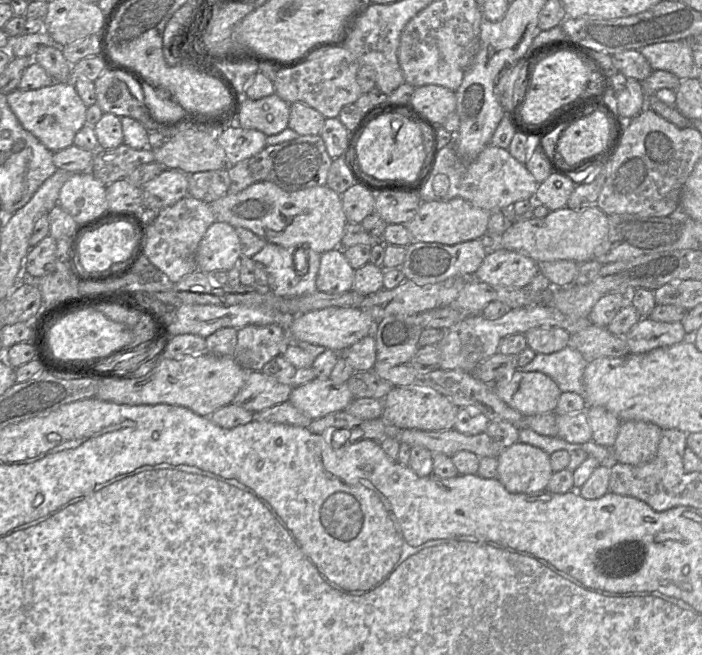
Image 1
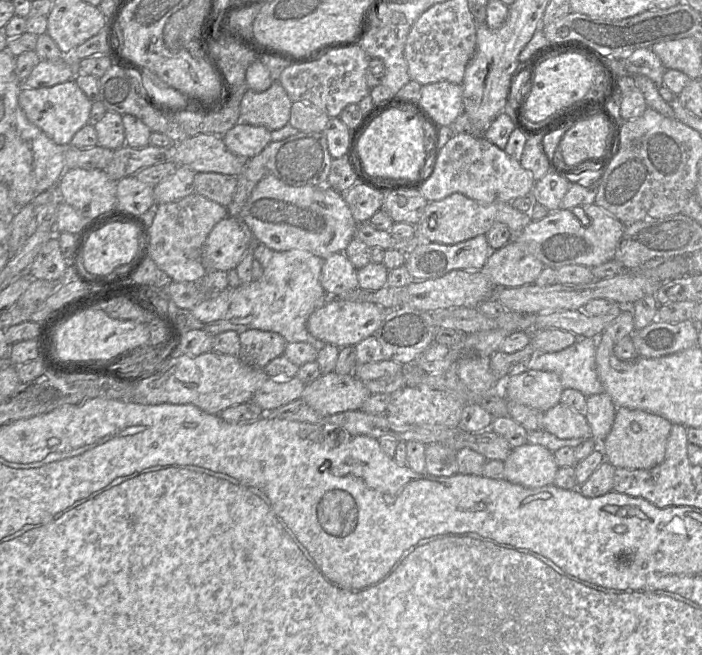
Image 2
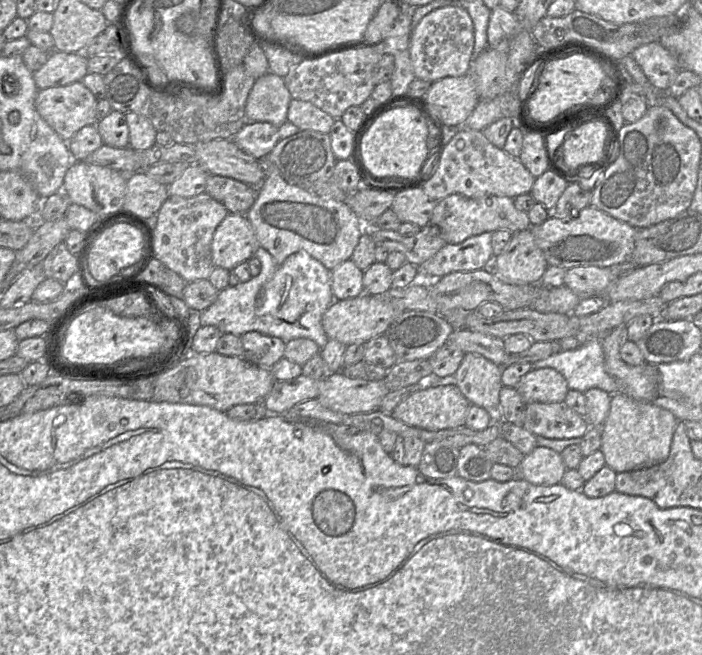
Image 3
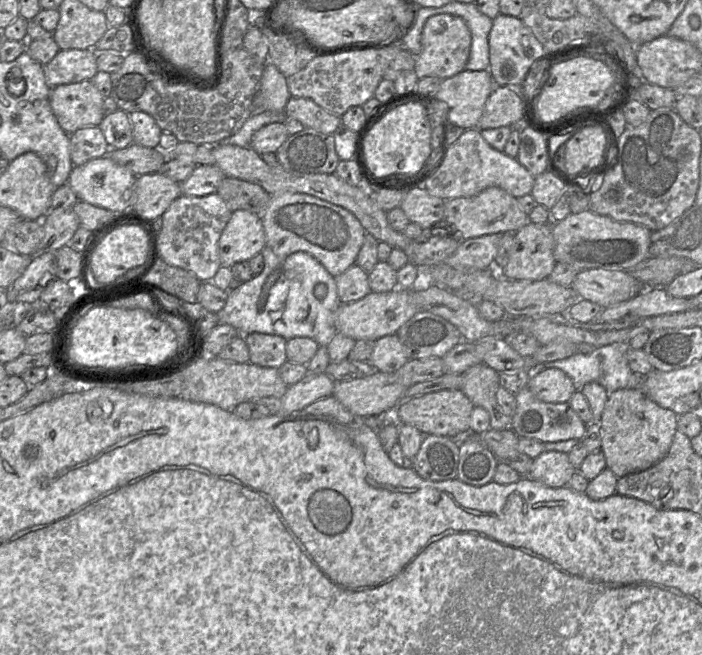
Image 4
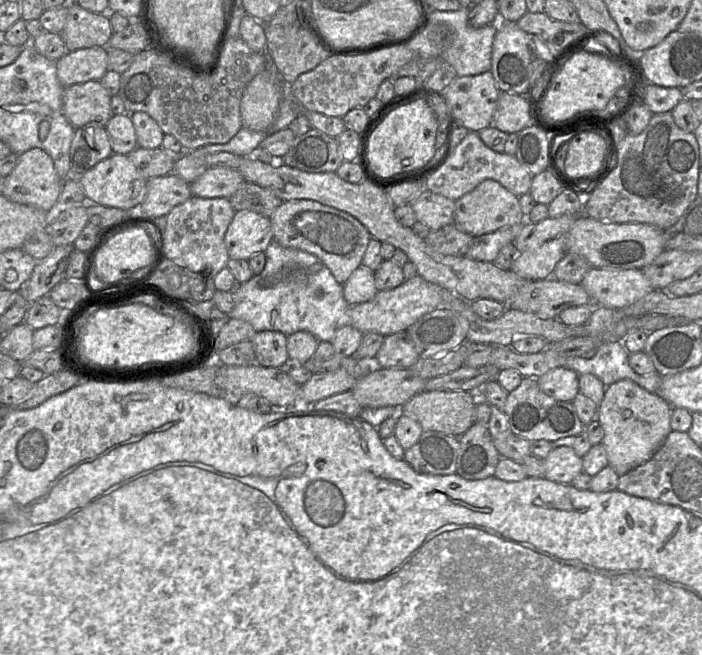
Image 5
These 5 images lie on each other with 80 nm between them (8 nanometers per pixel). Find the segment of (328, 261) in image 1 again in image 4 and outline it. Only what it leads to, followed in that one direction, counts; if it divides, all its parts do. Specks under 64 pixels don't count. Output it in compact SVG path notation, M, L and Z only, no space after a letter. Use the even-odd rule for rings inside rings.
M353 264L335 277L340 303L350 303L362 299L371 292L368 273Z

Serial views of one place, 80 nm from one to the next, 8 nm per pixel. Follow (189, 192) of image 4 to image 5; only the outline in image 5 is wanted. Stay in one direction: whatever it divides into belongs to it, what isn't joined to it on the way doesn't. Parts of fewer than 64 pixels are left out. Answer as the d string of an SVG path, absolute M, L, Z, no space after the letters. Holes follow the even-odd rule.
M208 167L208 169L190 184L192 196L202 198L228 198L245 181L236 168Z

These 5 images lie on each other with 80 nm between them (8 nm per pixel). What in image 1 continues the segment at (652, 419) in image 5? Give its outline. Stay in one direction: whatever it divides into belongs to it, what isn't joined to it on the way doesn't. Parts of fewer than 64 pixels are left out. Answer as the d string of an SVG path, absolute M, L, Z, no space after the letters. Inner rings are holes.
M621 422L612 447L613 461L629 465L651 461L656 456L662 431L659 426L650 422Z

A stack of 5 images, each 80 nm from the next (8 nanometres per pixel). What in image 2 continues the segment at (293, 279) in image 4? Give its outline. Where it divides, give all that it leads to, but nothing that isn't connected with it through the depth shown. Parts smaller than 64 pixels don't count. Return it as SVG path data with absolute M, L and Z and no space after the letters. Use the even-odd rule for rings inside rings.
M257 242L253 244L251 254L263 267L261 278L209 295L187 312L187 330L203 329L217 335L228 330L240 334L249 329L259 329L276 332L287 343L306 342L321 350L326 343L312 336L306 323L319 306L332 298L320 283L325 259L302 249L275 251Z

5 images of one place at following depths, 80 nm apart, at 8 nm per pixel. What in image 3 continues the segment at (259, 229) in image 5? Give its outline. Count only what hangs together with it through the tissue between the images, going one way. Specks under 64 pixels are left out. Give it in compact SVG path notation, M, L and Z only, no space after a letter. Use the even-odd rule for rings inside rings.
M229 213L213 235L213 264L231 271L238 264L254 257L258 247L259 242L246 214Z

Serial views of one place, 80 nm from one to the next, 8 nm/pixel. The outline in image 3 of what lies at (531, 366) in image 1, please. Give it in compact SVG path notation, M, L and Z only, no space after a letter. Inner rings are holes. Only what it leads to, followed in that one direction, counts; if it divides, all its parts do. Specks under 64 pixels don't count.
M588 339L576 349L562 350L532 364L532 369L542 368L553 368L561 373L571 390L584 393L598 388L611 395L620 392L618 382L605 369L599 339Z

